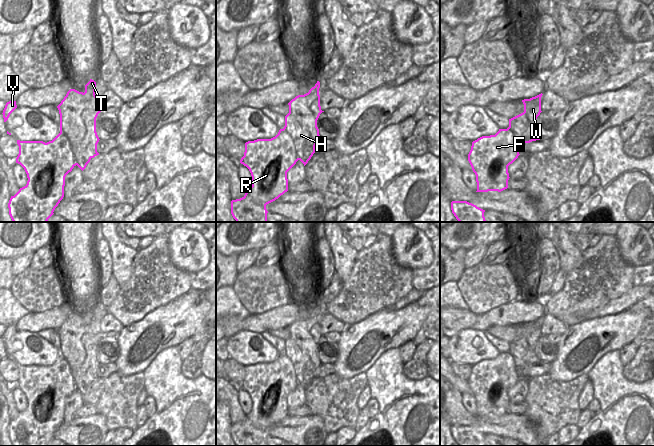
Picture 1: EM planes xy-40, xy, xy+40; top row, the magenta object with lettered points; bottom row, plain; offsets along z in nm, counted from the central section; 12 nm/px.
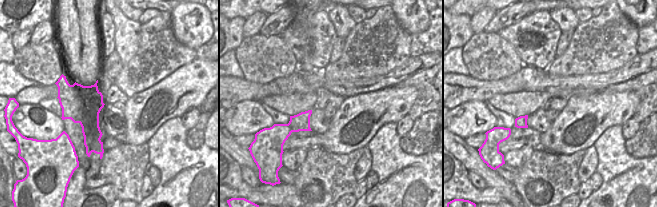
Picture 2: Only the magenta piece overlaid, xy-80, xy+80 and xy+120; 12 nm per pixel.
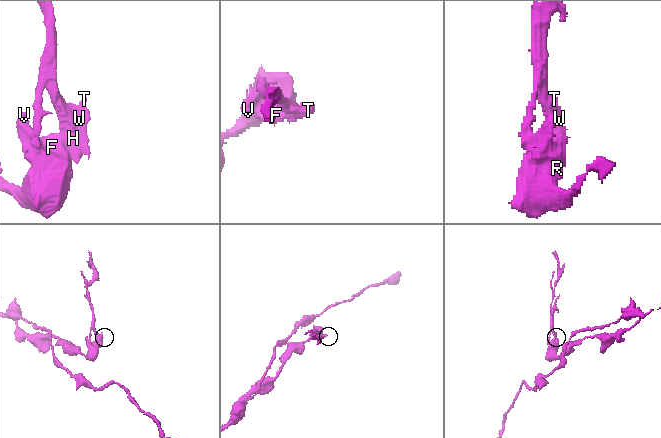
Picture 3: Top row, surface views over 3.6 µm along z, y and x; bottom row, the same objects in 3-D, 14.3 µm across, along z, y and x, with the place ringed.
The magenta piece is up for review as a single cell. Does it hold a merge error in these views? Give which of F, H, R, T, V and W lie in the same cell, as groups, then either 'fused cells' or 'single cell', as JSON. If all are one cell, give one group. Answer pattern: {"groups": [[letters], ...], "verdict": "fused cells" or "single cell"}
{"groups": [["F", "R", "V"], ["H", "T", "W"]], "verdict": "fused cells"}

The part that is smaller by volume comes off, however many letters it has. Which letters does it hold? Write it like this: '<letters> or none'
H, T, W.

